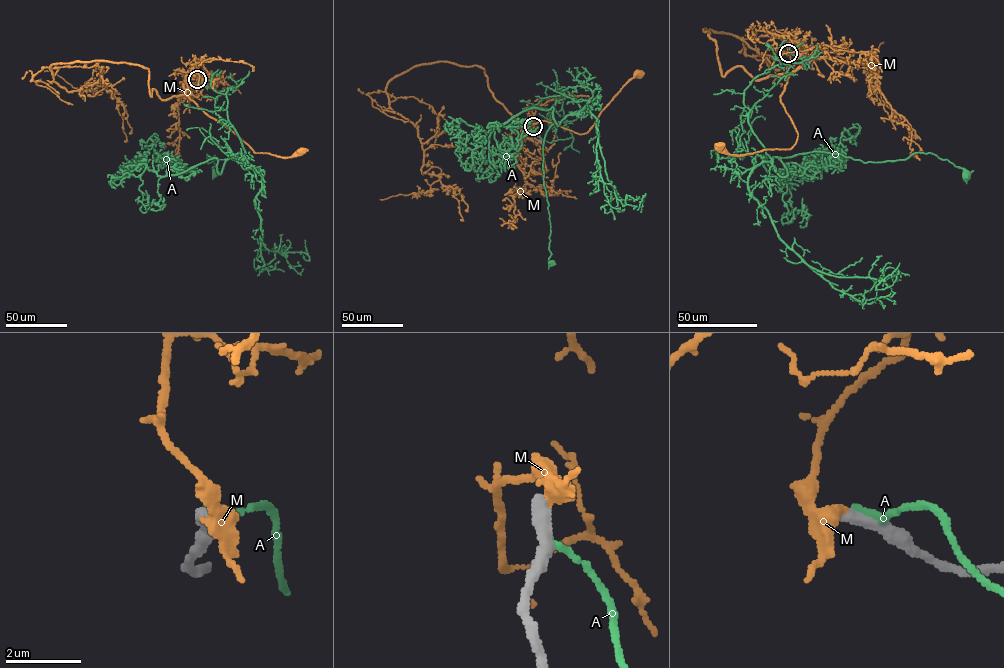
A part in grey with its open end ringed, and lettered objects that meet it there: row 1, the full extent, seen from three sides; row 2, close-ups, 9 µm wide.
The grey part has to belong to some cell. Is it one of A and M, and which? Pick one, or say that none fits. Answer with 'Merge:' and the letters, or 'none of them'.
Merge: none of them

